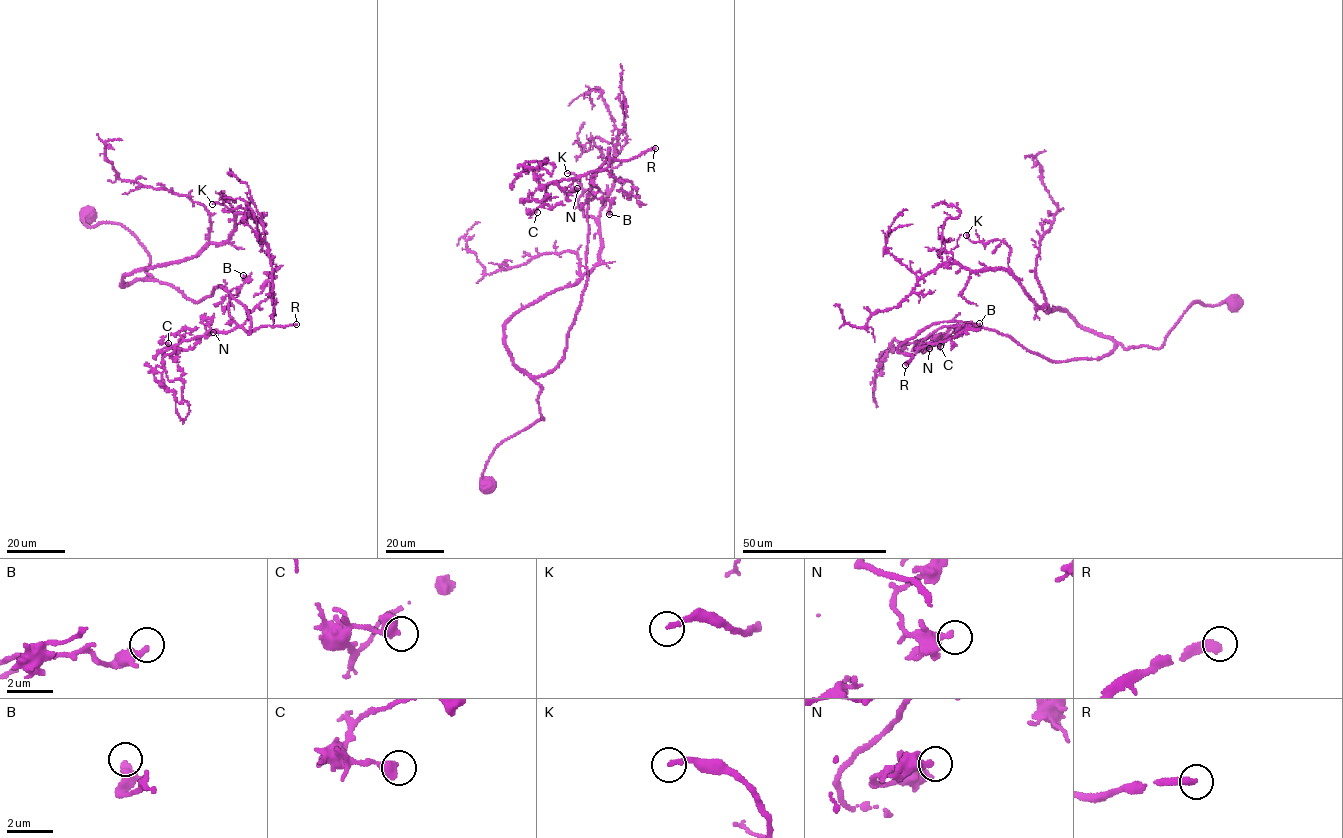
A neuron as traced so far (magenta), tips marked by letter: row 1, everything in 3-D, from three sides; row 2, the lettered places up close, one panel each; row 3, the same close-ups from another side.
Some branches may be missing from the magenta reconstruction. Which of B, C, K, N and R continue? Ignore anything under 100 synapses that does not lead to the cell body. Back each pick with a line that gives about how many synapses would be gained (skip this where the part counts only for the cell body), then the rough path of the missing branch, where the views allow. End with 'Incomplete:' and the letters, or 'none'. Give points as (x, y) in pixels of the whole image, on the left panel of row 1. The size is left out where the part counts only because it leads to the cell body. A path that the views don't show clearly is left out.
R: 450 syn
Incomplete: R

